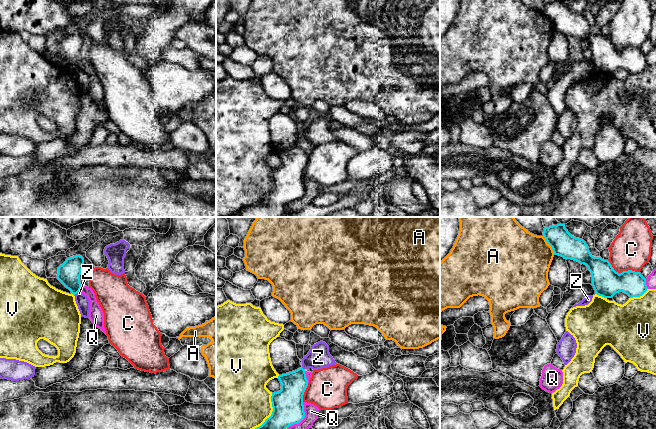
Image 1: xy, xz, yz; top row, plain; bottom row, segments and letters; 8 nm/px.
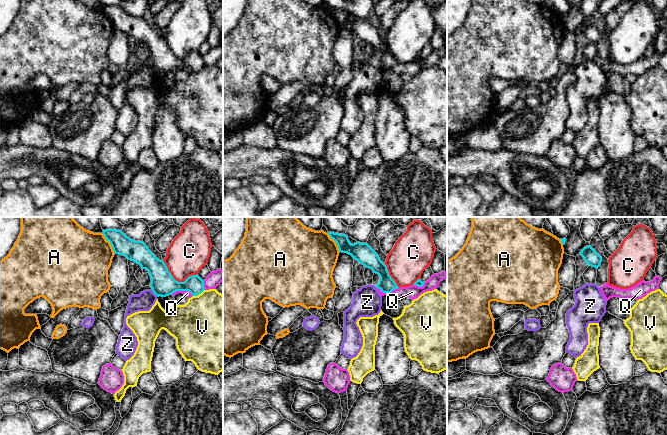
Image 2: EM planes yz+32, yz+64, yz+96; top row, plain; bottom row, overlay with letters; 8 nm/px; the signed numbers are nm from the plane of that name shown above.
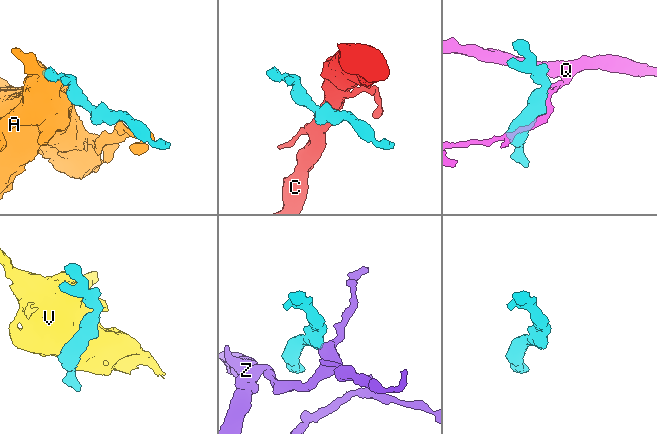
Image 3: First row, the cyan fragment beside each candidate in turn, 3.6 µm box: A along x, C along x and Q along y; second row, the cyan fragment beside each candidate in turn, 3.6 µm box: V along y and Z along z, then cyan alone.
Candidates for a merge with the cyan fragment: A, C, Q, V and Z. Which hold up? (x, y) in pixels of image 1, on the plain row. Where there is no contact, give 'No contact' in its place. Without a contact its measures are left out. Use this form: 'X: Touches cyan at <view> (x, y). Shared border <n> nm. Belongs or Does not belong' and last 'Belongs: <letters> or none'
A: Touches cyan at yz (549, 20). Shared border 180 nm. Does not belong
C: Touches cyan at yz (622, 48). Shared border 280 nm. Does not belong
Q: Touches cyan at xz (303, 194). Shared border 260 nm. Does not belong
V: Touches cyan at xz (262, 200). Shared border 500 nm. Does not belong
Z: Touches cyan at xy (76, 69). Shared border 60 nm. Does not belong
Belongs: none

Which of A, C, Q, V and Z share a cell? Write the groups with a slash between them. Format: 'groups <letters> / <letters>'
groups A / C / Q / V / Z

